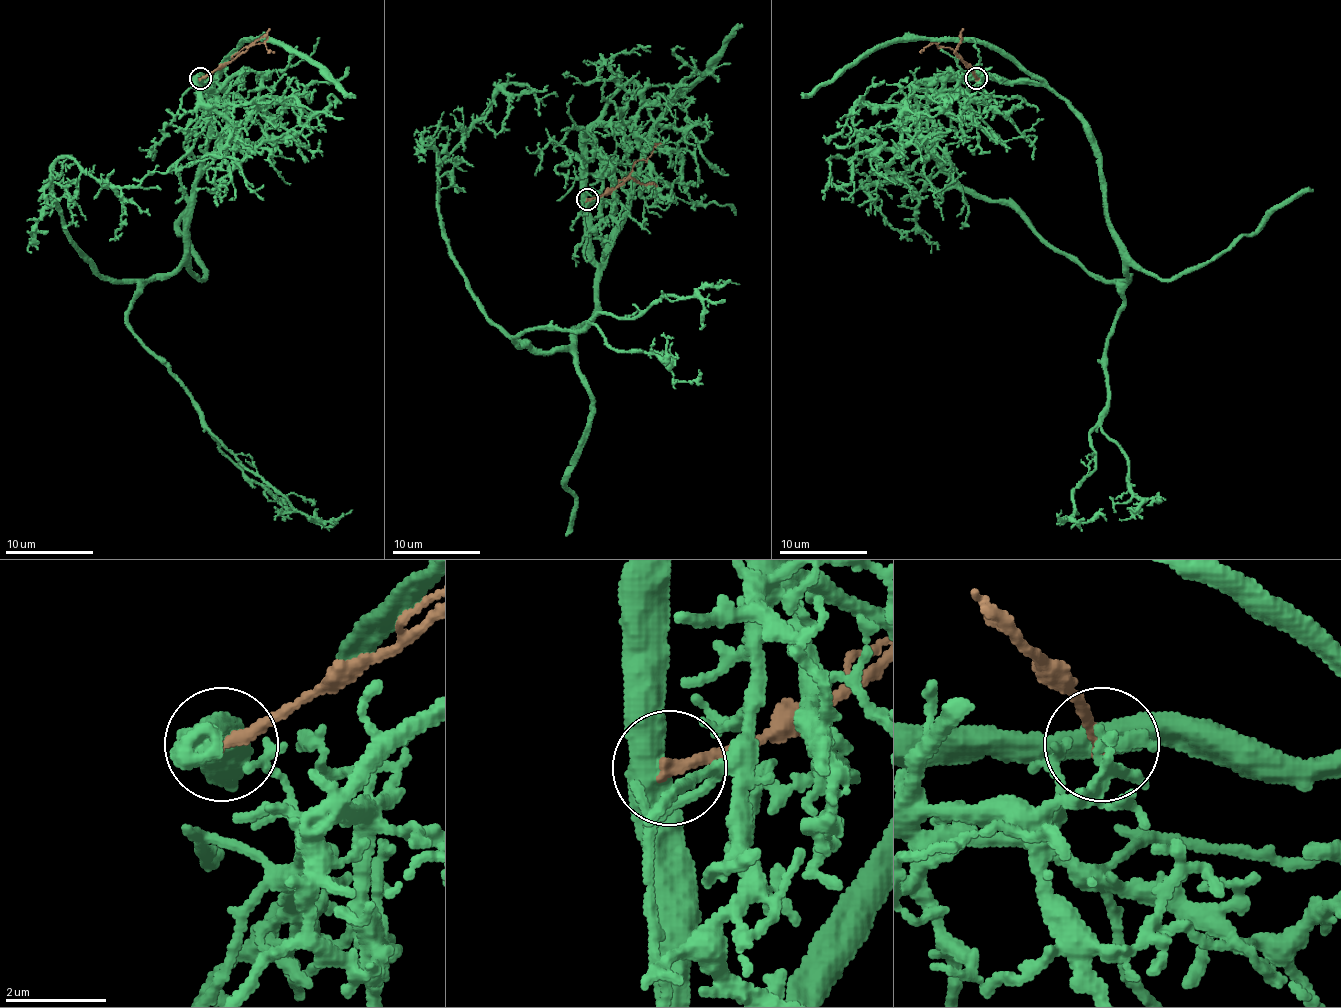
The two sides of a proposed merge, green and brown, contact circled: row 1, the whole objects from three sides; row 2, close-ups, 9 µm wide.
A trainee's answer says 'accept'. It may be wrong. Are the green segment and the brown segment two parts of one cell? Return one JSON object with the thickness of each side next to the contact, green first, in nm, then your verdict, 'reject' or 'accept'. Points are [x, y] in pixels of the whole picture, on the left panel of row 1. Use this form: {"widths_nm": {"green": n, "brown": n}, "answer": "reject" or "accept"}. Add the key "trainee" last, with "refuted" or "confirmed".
{"widths_nm": {"green": 550, "brown": 260}, "answer": "reject", "trainee": "refuted"}

